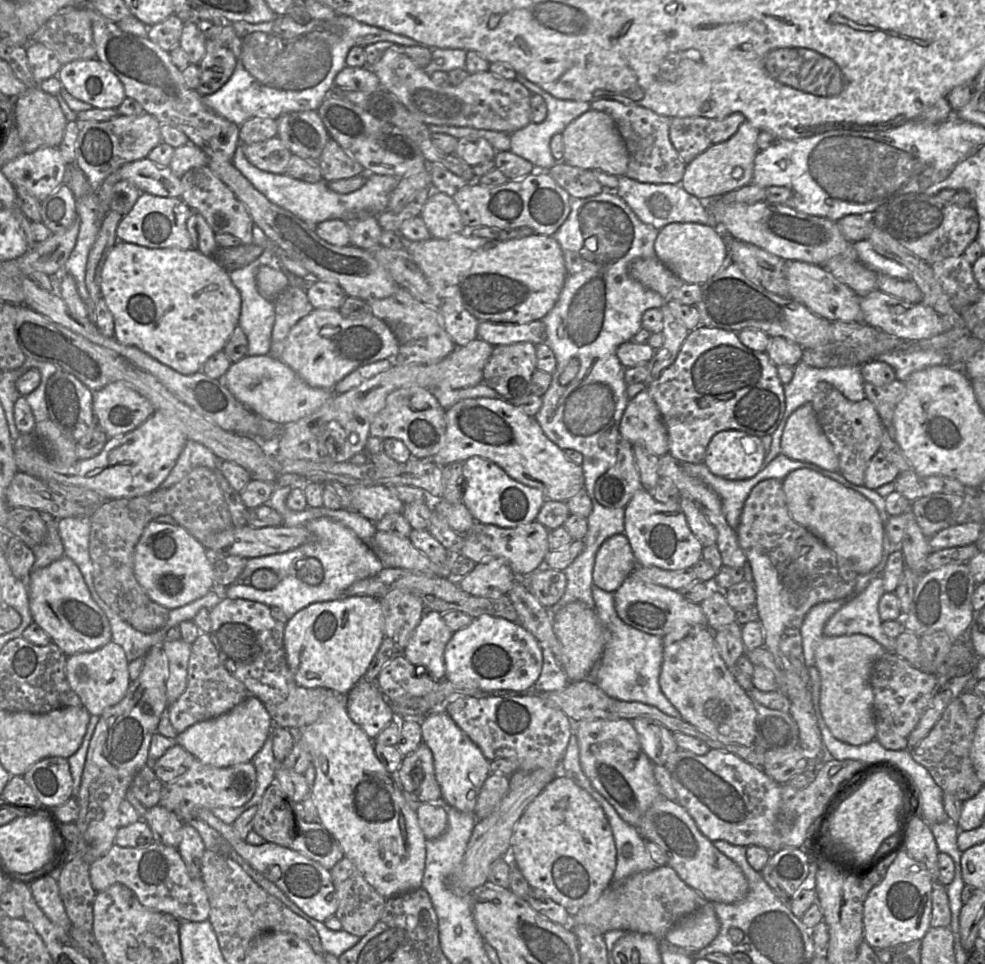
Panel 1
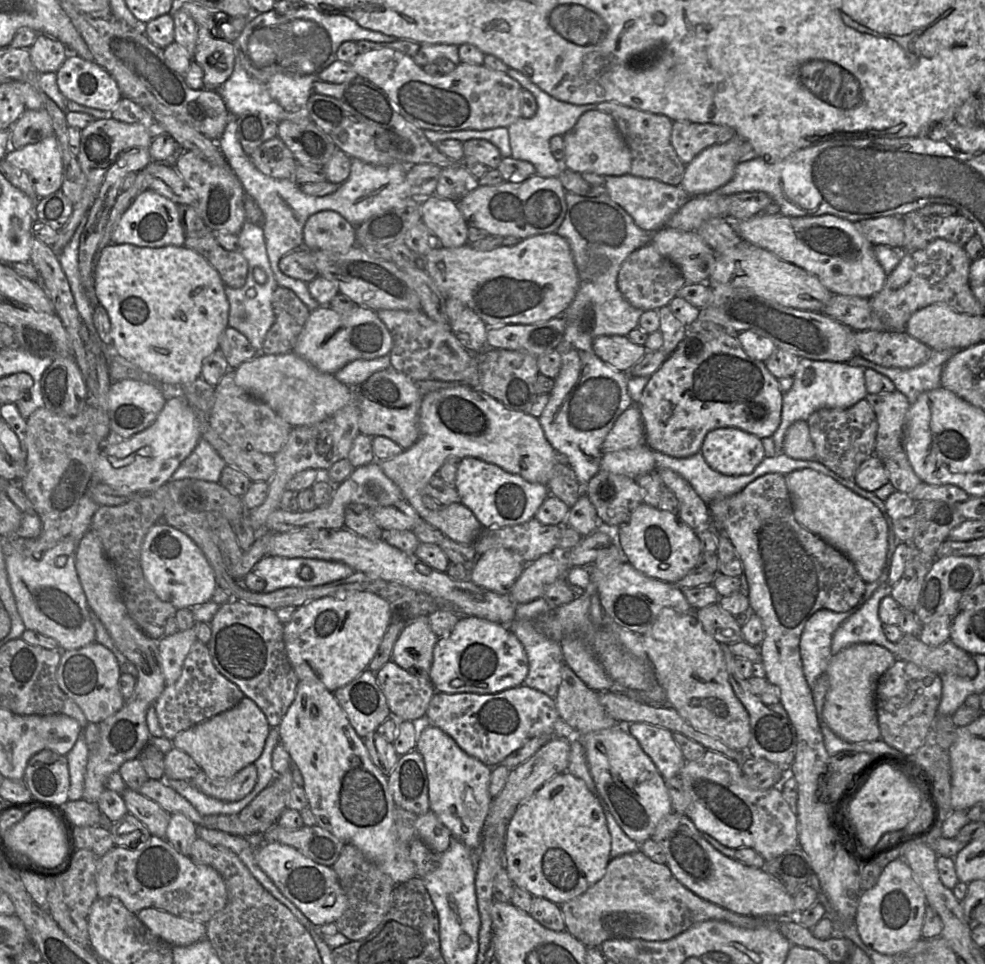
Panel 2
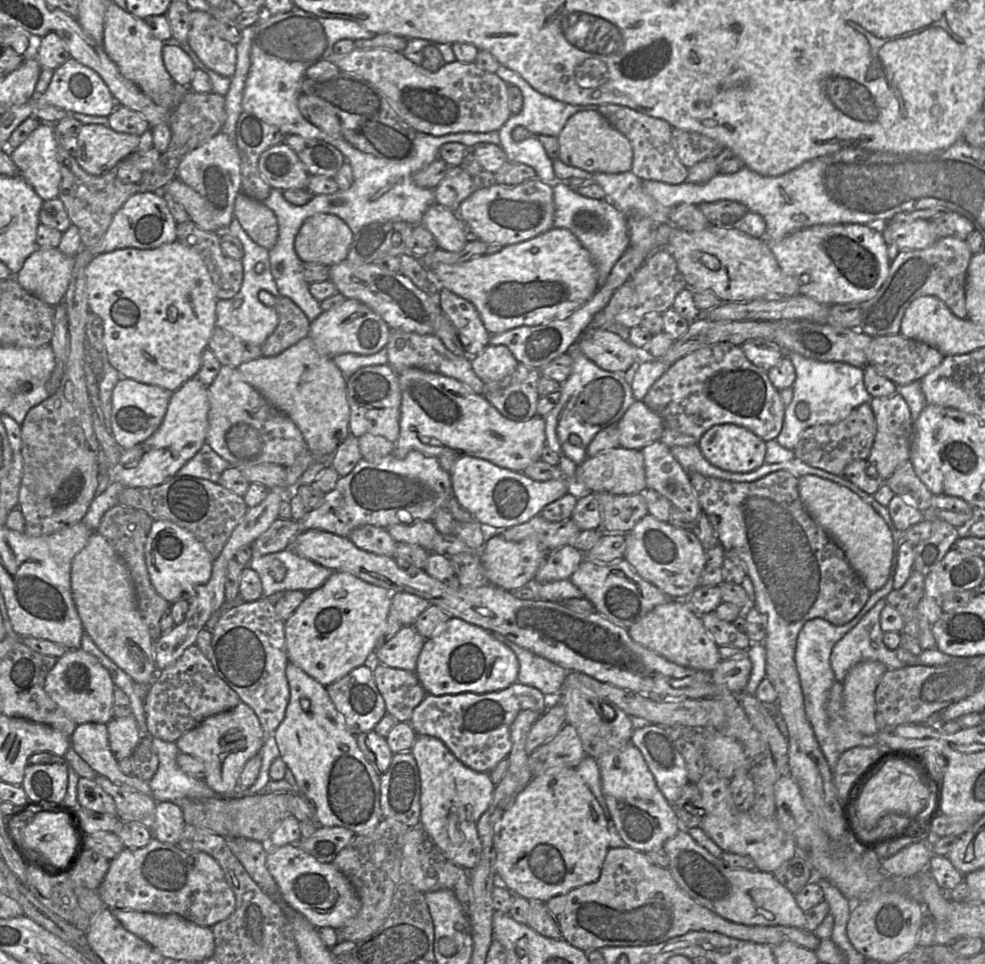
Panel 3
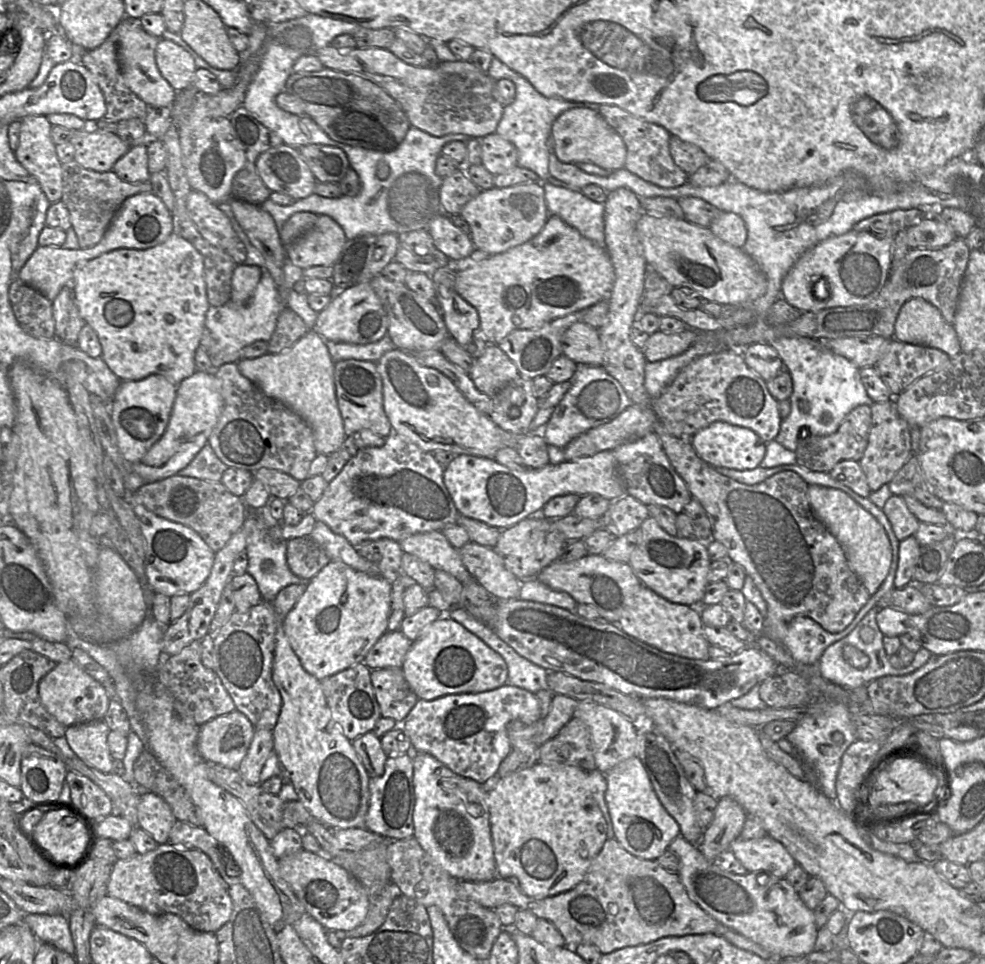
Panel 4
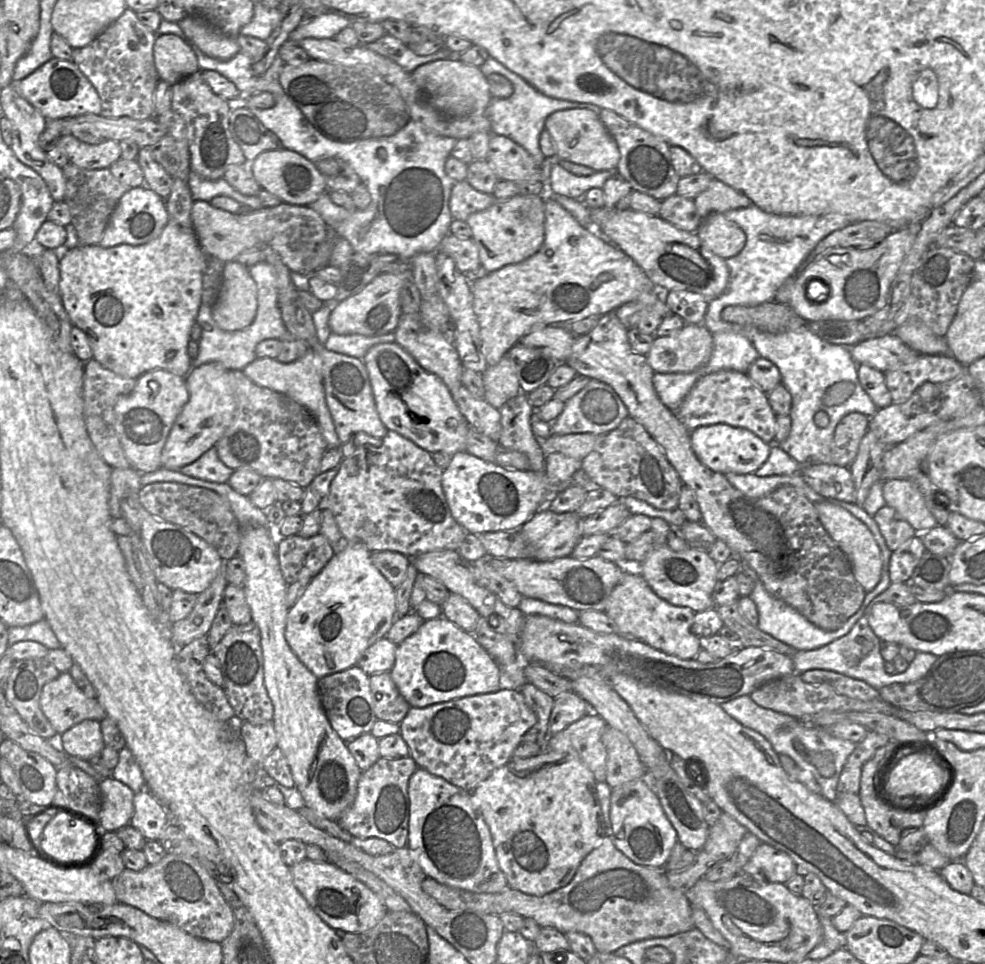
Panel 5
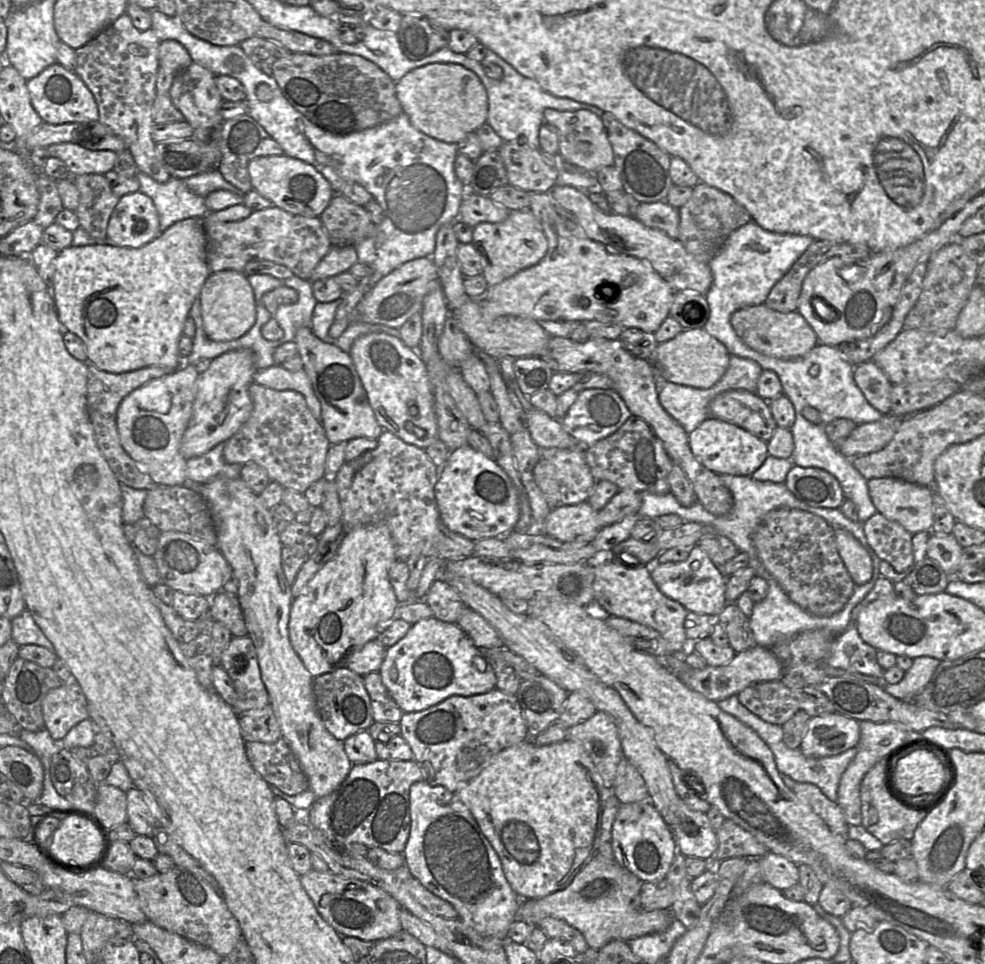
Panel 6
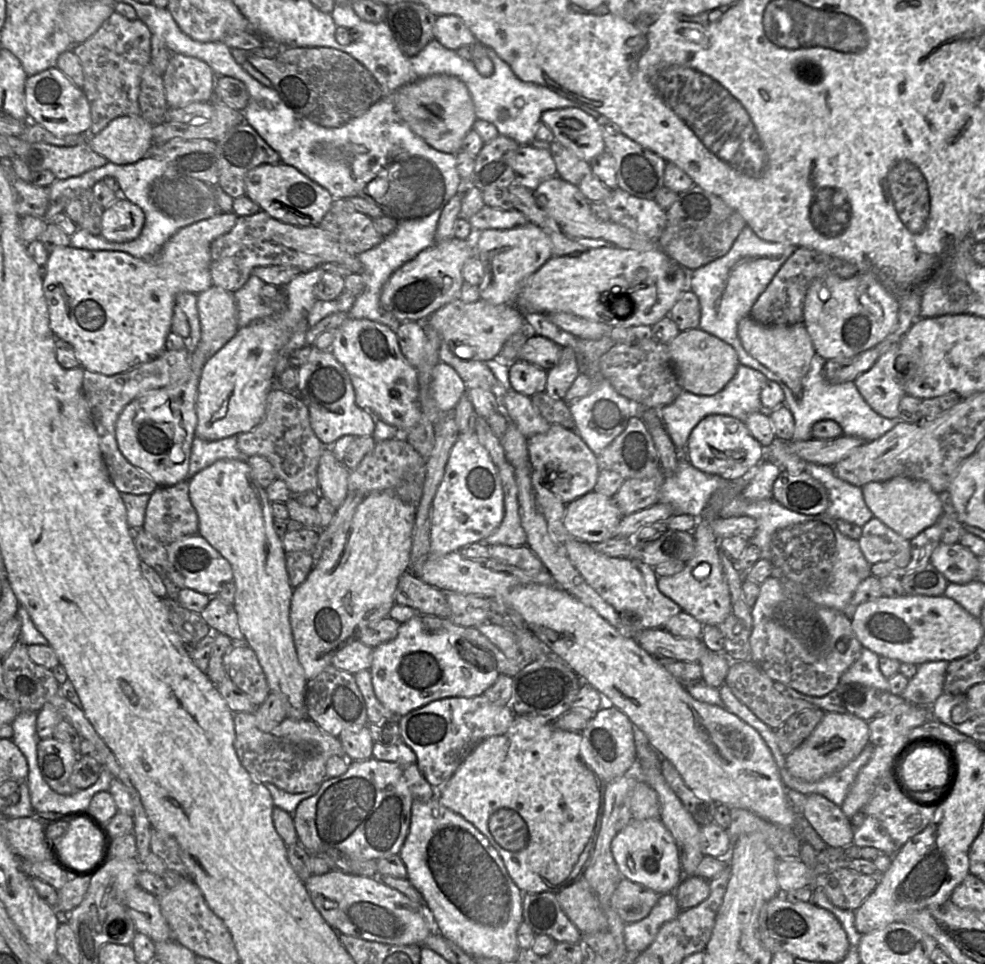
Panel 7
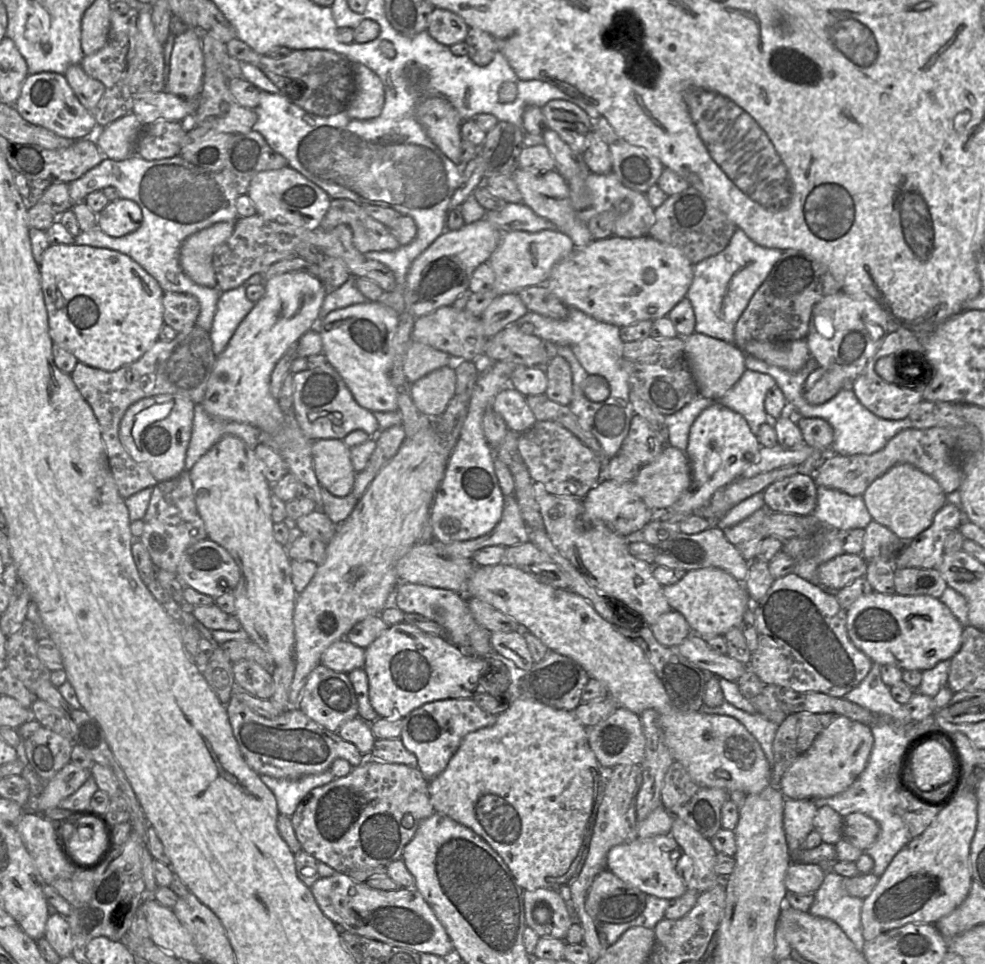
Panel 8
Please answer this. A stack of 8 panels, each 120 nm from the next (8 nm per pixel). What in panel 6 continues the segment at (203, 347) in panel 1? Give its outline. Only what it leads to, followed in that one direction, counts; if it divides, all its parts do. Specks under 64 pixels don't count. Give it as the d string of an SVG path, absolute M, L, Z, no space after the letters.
M189 218L178 221L160 232L153 240L139 248L119 247L108 243L98 243L85 246L70 246L58 252L51 291L55 302L58 318L65 331L78 335L84 342L88 355L88 363L97 368L111 372L124 373L150 366L163 366L171 371L181 368L185 363L179 354L179 341L183 336L186 319L190 316L190 310L201 290L211 274L207 263L206 234L202 224L202 218Z

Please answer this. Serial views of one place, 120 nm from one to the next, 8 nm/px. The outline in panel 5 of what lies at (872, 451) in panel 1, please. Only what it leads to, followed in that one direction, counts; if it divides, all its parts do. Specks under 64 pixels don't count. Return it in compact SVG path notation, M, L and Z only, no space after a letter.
M860 412L844 416L837 424L831 448L831 464L849 466L857 456L862 438L869 429L869 417Z

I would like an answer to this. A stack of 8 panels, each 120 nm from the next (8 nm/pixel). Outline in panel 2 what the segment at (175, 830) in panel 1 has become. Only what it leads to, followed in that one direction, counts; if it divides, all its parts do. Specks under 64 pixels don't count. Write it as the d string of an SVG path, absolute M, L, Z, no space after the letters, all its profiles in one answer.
M128 788L121 793L121 797L128 813L143 823L151 835L165 839L170 813L153 800Z

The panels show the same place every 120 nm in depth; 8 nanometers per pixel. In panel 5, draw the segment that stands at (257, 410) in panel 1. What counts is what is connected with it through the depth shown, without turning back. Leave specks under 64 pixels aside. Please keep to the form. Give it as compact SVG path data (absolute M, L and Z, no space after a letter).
M308 350L303 357L291 363L281 363L272 358L256 358L242 372L255 384L284 394L306 408L317 422L328 448L340 448L342 444L325 400L322 362L316 353Z

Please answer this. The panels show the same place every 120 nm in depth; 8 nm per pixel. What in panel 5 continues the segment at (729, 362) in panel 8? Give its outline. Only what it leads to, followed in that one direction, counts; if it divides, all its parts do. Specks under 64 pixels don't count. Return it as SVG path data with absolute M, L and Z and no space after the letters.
M684 325L671 335L654 336L646 359L654 373L690 373L705 365L712 351L712 334L705 326Z

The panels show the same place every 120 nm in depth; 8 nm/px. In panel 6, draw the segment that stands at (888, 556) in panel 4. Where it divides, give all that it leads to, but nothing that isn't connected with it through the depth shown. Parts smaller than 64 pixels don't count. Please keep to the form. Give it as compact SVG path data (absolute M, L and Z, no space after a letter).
M845 529L835 530L836 545L844 565L856 585L868 582L873 575L873 563L869 552Z

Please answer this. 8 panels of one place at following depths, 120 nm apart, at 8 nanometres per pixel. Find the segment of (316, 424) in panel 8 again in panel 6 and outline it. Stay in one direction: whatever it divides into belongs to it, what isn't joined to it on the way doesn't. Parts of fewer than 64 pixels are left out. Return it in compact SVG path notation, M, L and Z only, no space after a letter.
M308 327L299 328L293 342L297 346L297 355L302 359L303 370L321 404L321 425L329 443L333 445L348 442L358 437L377 440L384 429L374 416L366 391L349 354L333 344L319 340Z

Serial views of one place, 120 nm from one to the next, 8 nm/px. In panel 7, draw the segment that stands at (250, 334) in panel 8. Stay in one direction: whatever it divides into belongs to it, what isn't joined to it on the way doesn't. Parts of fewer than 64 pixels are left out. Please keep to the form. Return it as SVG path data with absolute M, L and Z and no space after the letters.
M321 267L303 272L280 290L286 294L287 306L280 314L255 321L240 328L236 335L206 363L199 384L196 436L205 440L219 440L239 435L255 428L264 419L268 393L275 387L275 365L281 349L299 329L299 324L308 316L316 298L314 288L325 271Z

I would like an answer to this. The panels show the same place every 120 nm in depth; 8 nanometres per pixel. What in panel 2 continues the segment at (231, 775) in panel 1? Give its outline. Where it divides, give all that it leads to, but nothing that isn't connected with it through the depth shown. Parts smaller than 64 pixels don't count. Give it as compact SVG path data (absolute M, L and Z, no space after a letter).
M250 764L228 779L211 779L200 771L190 784L203 794L225 802L243 799L254 788L257 782L257 769Z

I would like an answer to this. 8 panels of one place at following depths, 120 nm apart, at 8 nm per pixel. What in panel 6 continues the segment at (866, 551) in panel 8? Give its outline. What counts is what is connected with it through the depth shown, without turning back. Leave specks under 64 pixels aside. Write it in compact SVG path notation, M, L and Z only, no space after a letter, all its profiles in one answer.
M876 512L863 523L863 530L874 553L897 572L905 571L913 564L913 535L902 525Z

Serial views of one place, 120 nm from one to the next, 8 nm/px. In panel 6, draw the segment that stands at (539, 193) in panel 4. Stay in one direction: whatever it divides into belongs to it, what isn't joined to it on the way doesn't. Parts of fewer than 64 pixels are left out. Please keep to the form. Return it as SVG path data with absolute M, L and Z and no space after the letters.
M529 209L510 211L502 222L481 222L473 228L472 244L482 257L483 275L488 286L499 284L519 271L539 263L548 249L543 229Z

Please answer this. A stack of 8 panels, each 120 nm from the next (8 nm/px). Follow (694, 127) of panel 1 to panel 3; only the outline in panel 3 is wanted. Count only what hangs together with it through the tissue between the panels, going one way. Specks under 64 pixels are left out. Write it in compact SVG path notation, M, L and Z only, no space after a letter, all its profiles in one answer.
M672 128L671 145L687 169L708 158L716 158L724 149L719 142L709 137L676 128Z

